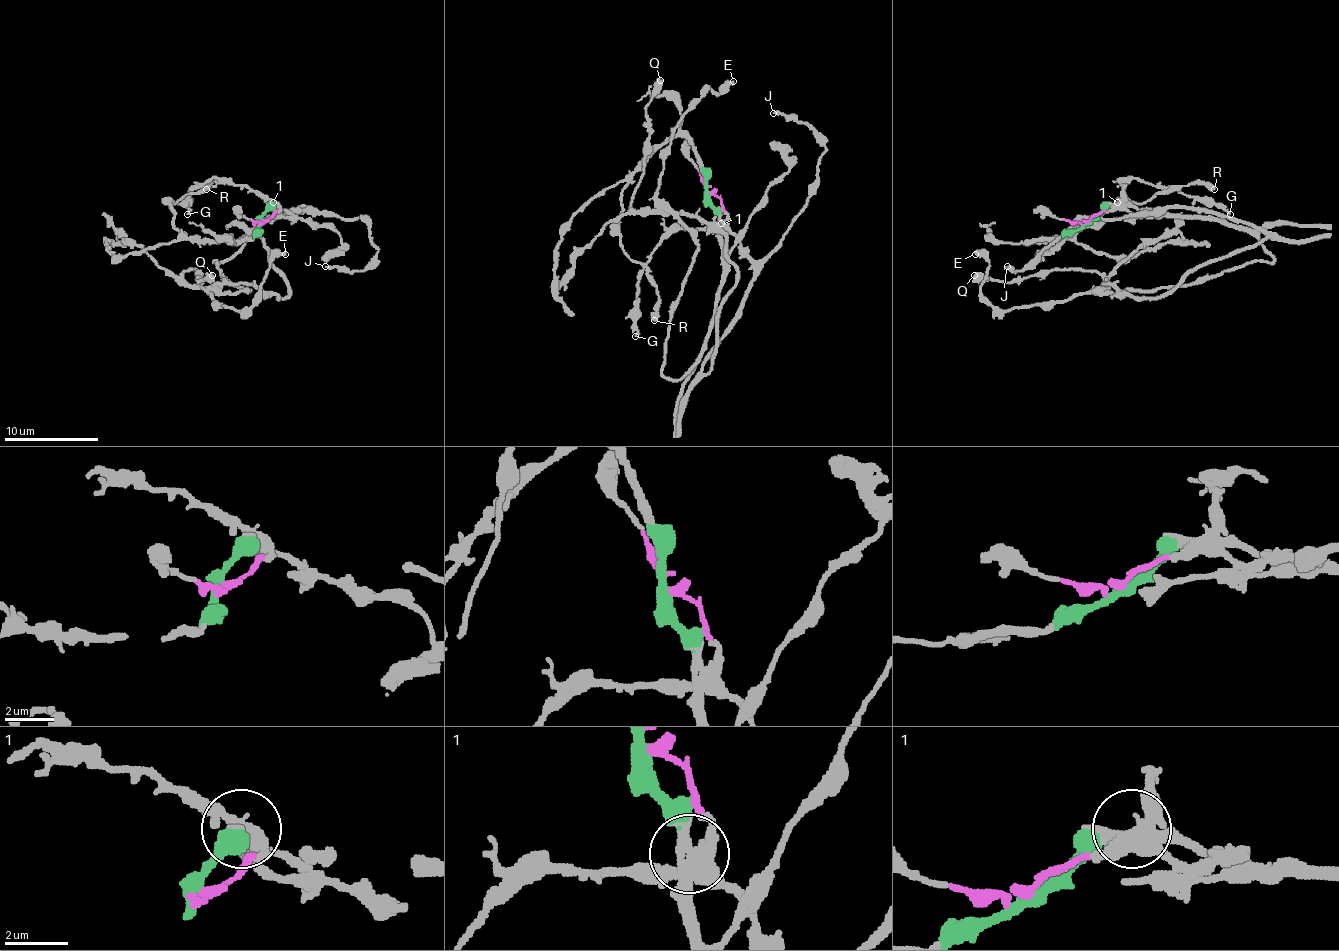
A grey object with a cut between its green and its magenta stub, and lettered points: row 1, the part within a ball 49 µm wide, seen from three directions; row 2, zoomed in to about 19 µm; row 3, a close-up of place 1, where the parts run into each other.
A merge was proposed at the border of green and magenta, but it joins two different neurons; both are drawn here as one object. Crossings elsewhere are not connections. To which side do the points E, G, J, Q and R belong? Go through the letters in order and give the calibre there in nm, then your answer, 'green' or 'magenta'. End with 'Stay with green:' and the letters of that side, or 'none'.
E: calibre 320 nm; green
G: calibre 180 nm; magenta
J: calibre 240 nm; magenta
Q: calibre 600 nm; magenta
R: calibre 460 nm; green
Stay with green: E, R

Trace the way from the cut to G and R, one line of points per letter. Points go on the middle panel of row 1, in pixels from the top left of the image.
G: (708, 192), (720, 199), (727, 218), (717, 227), (675, 229), (661, 241), (637, 283), (635, 335)
R: (708, 192), (708, 171), (696, 147), (687, 138), (670, 135), (621, 194), (621, 248), (656, 288), (654, 321)

